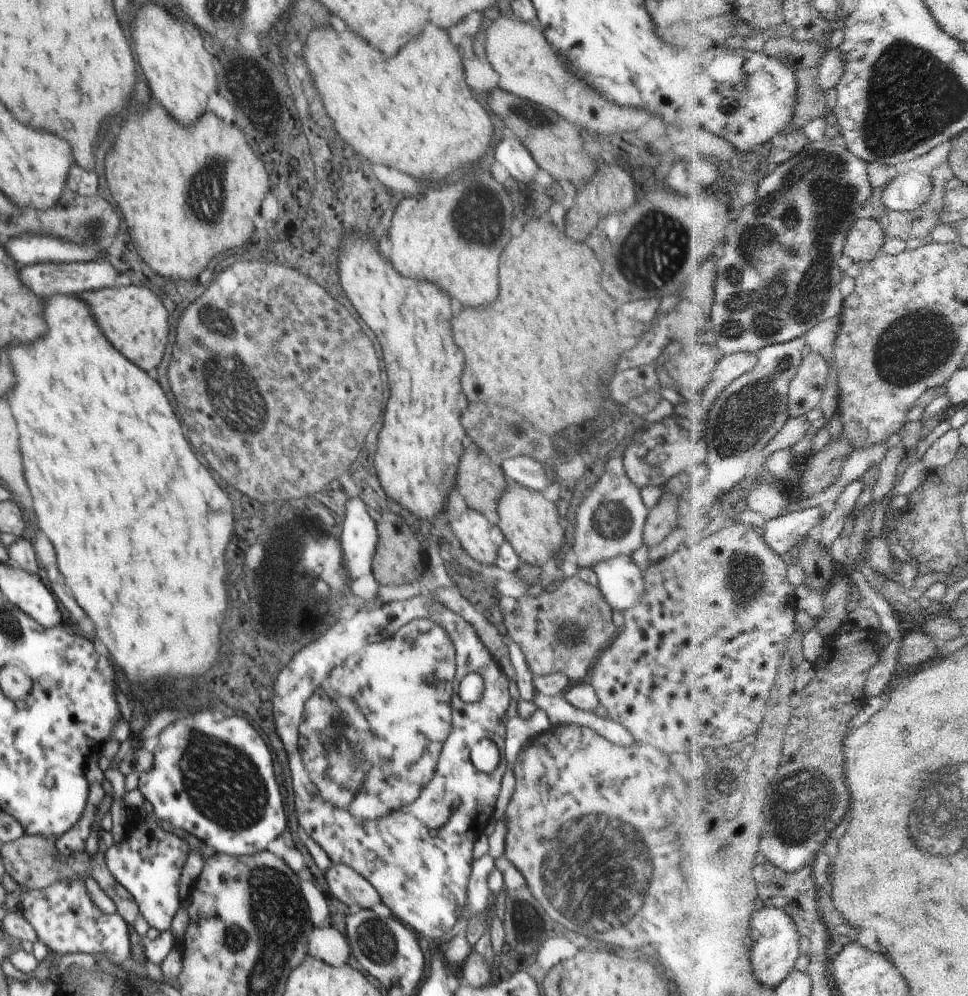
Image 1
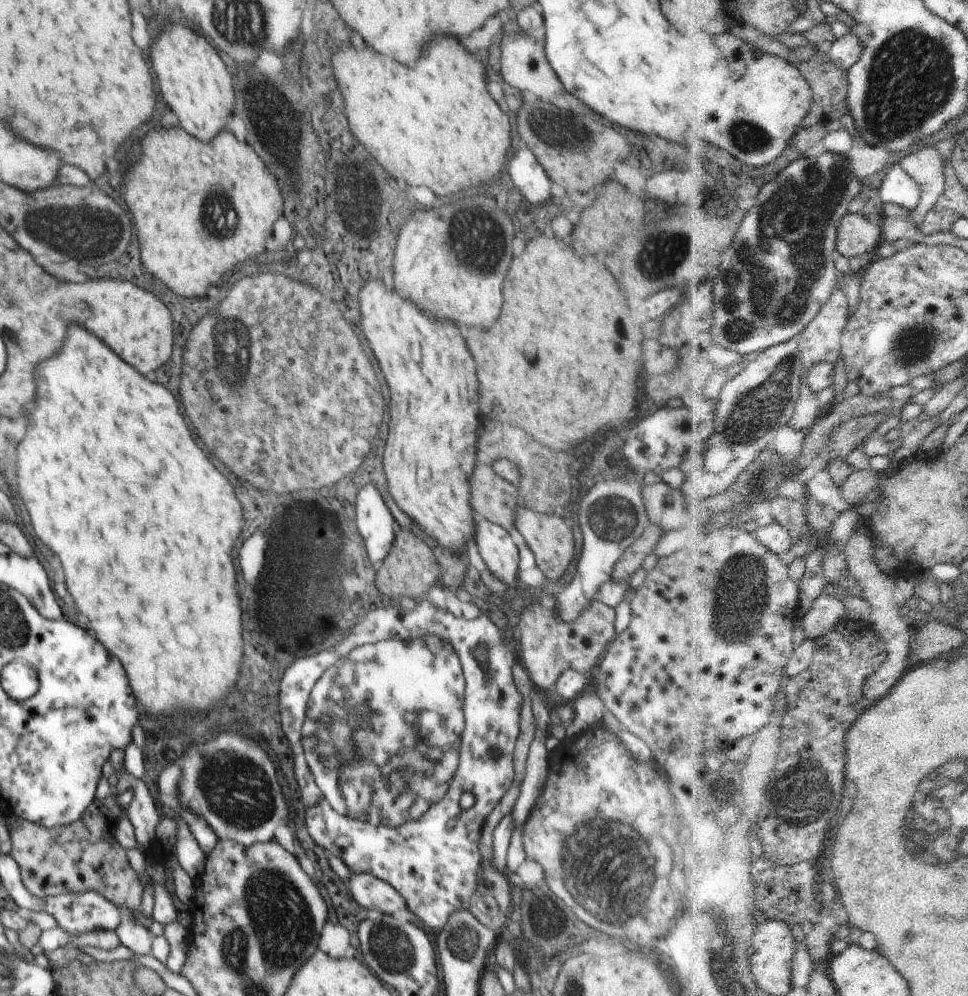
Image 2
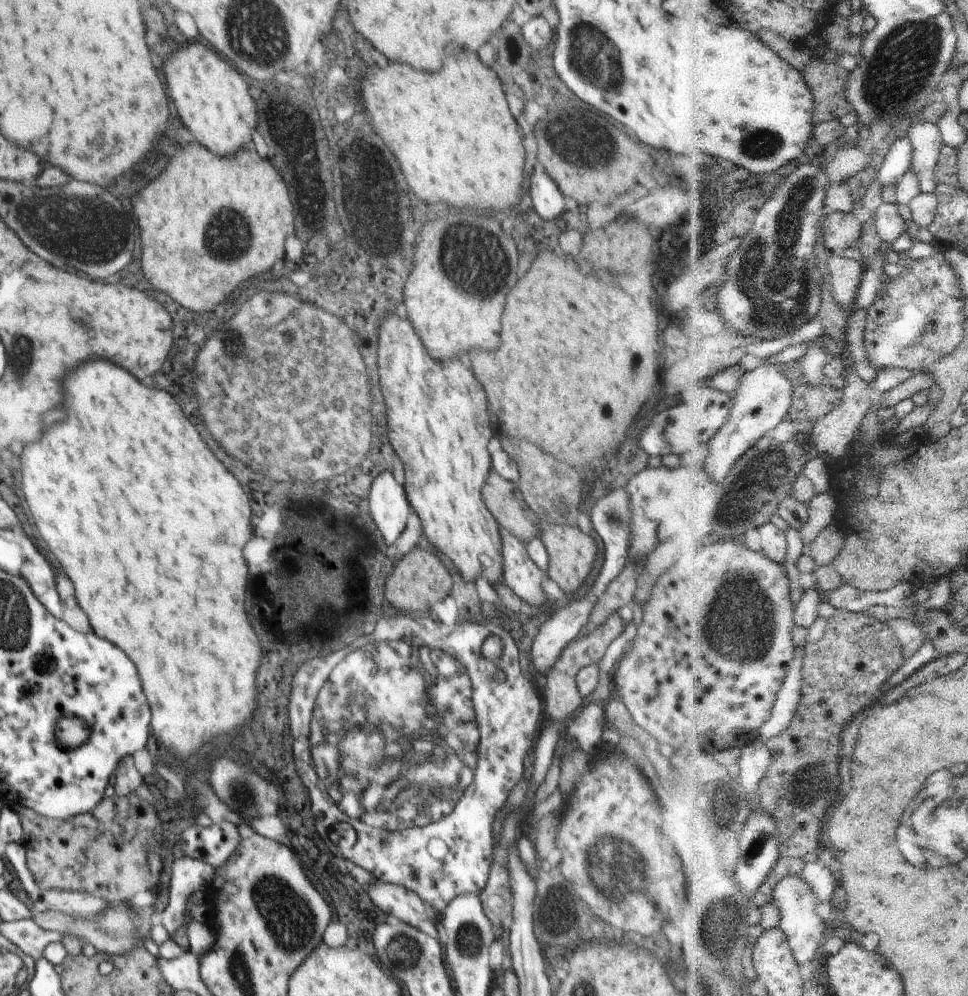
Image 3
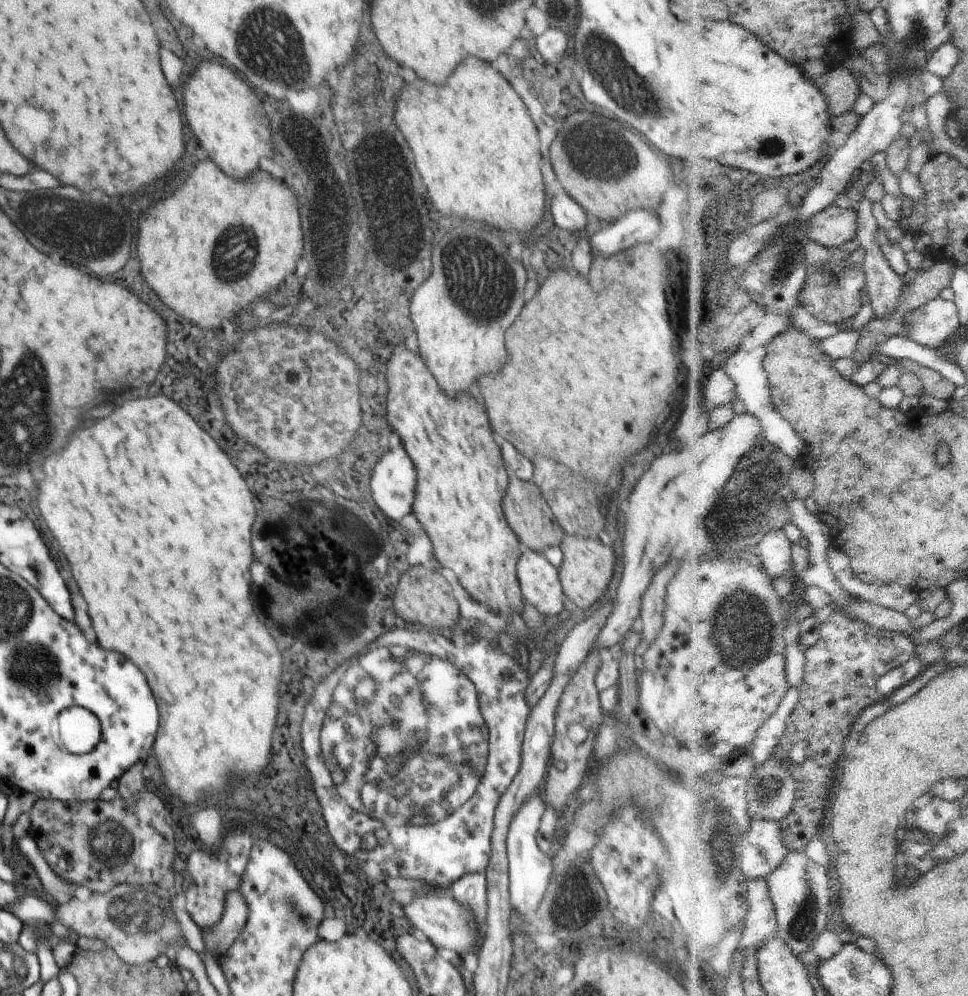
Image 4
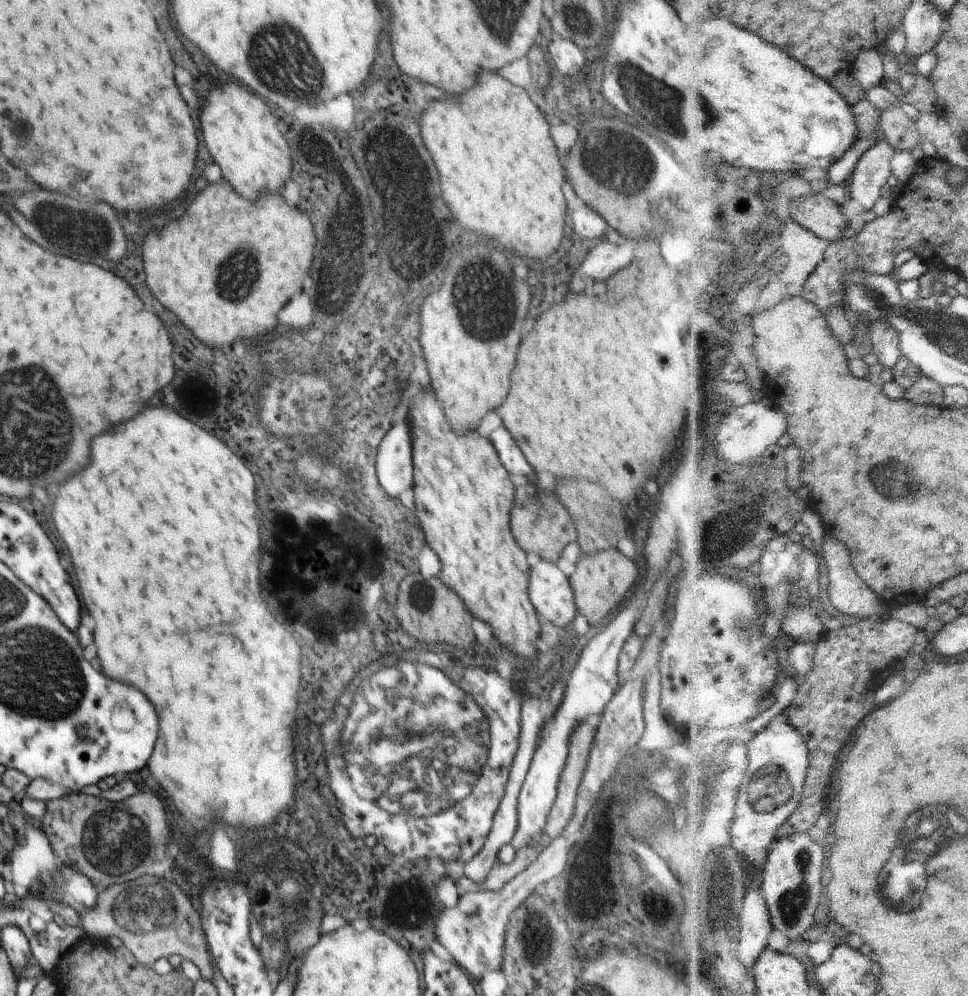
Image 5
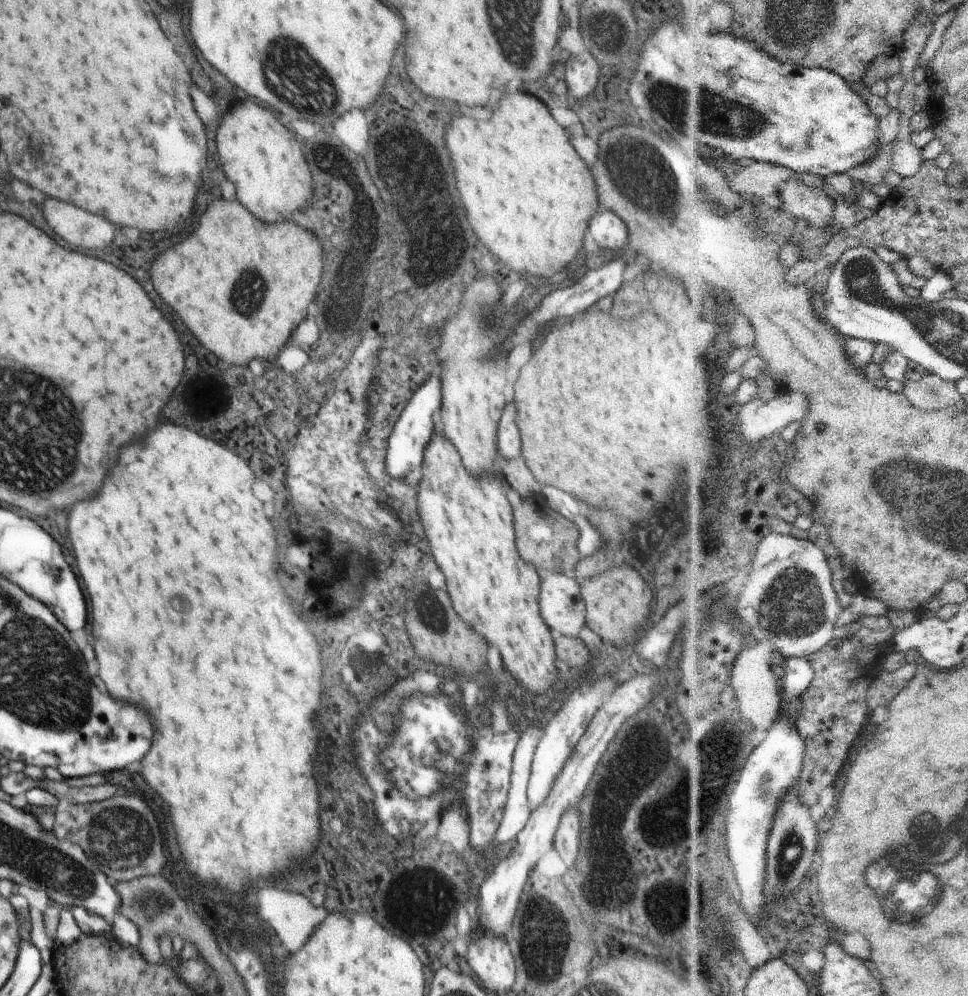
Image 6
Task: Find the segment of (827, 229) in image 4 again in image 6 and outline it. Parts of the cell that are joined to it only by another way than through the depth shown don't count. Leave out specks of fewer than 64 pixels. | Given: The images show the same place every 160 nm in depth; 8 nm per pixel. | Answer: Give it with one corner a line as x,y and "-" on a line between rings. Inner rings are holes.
796,174
785,184
779,196
787,215
808,220
812,227
820,231
825,231
834,224
837,205
828,187
808,186

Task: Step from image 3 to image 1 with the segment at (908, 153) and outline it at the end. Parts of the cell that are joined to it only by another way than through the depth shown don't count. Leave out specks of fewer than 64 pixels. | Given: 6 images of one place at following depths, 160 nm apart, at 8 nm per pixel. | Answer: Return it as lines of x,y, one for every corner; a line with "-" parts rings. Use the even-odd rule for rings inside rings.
918,171
898,174
882,192
882,201
888,210
915,211
932,197
935,184
931,175

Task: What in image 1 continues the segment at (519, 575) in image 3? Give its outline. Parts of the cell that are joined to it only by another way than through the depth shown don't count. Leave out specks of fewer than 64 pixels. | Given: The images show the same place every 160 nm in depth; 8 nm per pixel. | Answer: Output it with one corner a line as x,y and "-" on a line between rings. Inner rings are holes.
468,508
460,518
452,515
450,524
453,533
457,537
456,542
460,542
464,552
468,553
476,562
481,562
481,564
495,564
500,547
505,541
501,528
495,522
489,520
482,513

